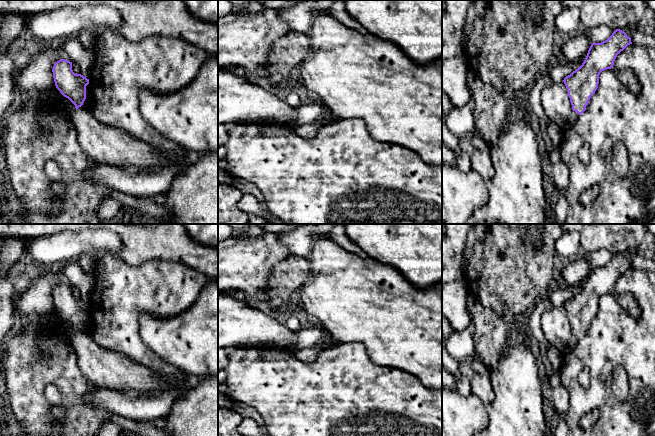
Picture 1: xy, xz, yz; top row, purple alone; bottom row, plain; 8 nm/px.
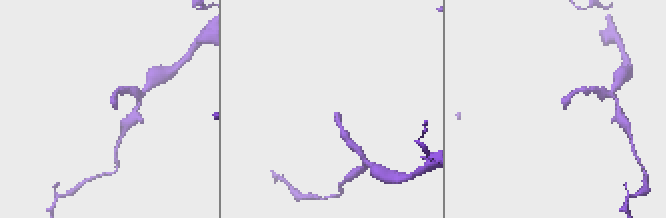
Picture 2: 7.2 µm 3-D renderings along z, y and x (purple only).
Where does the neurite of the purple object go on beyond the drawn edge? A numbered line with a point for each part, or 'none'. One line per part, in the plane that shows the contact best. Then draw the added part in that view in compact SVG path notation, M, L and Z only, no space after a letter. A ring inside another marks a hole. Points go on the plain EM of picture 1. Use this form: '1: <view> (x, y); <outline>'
1: yz (573, 341); M572 334L566 351L572 351L575 348L575 346L577 345L578 341L579 341L579 338Z

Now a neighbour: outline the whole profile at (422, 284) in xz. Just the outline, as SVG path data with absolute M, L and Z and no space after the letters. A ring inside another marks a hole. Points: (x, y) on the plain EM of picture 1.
M346 224L345 233L370 258L393 266L420 289L442 281L442 224Z

